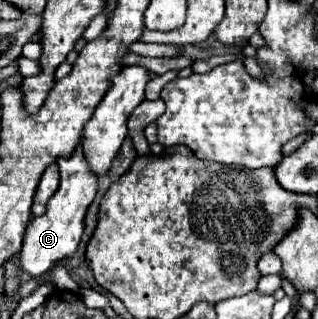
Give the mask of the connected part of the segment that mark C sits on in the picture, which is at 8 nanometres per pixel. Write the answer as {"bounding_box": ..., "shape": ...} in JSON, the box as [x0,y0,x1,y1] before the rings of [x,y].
{"bounding_box":[21,145,97,277],"shape":[[[81,145],[73,151],[69,159],[57,159],[59,171],[61,171],[61,185],[57,193],[47,201],[47,211],[41,217],[33,217],[27,225],[25,237],[23,237],[23,249],[21,249],[21,269],[23,273],[37,277],[47,273],[55,263],[61,259],[67,259],[75,253],[81,235],[83,235],[83,219],[85,211],[95,199],[97,193],[97,177],[89,173],[89,165],[85,165],[85,157],[81,153]]]}

